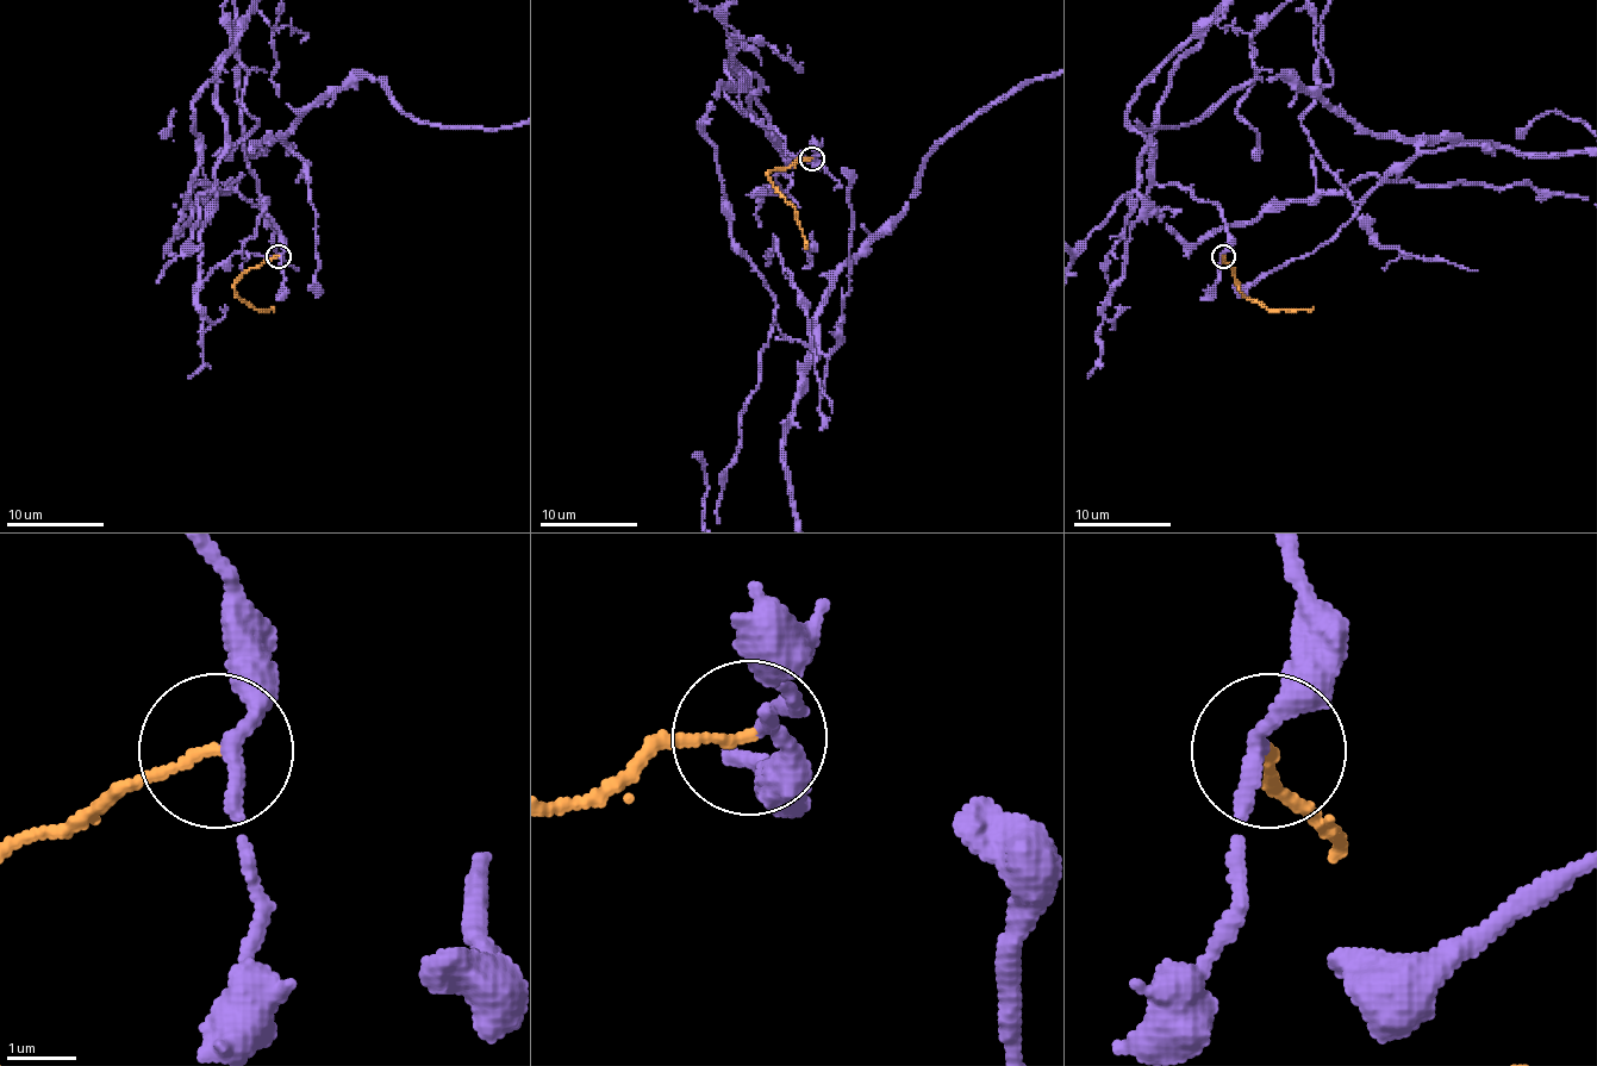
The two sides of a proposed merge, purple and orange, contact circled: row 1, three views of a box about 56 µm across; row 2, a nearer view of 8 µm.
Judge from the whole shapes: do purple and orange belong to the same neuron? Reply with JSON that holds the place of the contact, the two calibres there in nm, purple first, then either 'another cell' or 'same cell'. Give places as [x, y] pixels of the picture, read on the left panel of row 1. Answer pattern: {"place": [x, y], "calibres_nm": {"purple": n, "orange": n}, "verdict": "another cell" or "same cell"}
{"place": [278, 256], "calibres_nm": {"purple": 200, "orange": 140}, "verdict": "same cell"}

